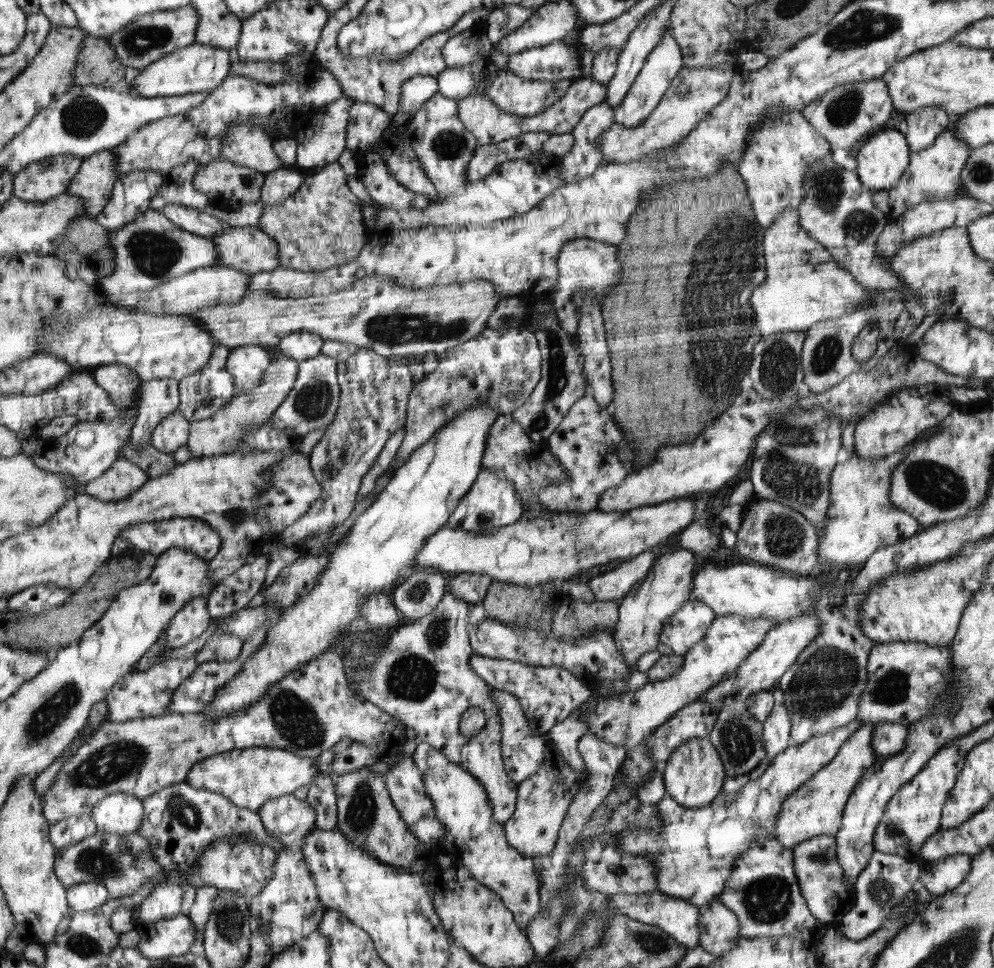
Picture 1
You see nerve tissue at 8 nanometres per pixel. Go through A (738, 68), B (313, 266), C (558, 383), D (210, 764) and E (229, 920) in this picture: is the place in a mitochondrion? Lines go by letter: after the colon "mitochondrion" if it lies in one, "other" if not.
A: other
B: other
C: mitochondrion
D: other
E: mitochondrion

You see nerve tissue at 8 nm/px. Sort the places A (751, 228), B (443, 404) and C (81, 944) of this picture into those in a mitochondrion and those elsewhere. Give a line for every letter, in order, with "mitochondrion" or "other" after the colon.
A: other
B: mitochondrion
C: mitochondrion

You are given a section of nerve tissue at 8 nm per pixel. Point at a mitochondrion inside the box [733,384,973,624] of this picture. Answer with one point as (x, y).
(792, 472)

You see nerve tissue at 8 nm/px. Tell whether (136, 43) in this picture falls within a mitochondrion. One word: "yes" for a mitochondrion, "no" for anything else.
yes

